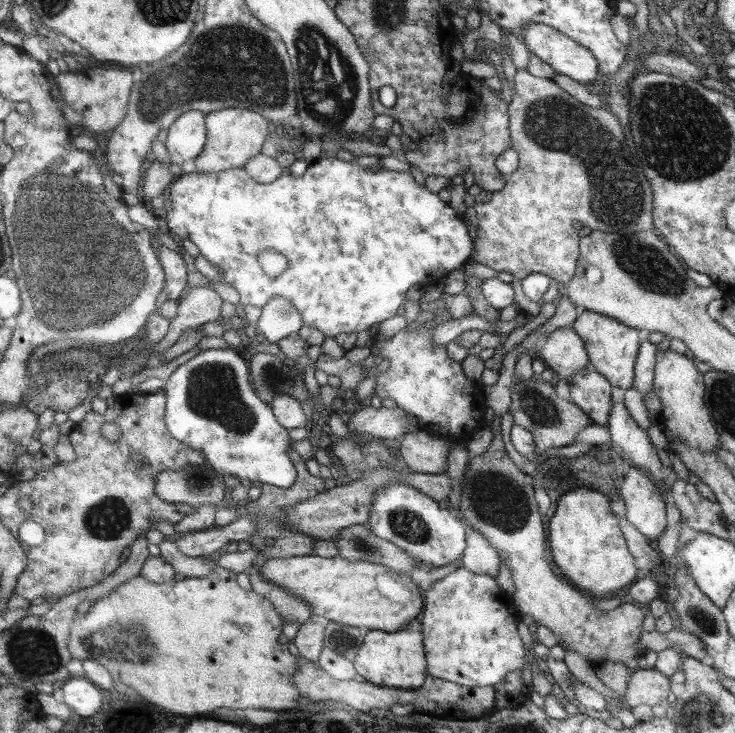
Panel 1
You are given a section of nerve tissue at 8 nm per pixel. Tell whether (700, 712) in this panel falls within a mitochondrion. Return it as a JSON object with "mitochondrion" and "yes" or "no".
{"mitochondrion":"yes"}

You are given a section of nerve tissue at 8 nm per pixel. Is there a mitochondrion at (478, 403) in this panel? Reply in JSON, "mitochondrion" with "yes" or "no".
{"mitochondrion":"no"}

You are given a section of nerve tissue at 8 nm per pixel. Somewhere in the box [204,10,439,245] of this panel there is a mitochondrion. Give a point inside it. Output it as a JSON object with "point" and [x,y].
{"point":[331,82]}

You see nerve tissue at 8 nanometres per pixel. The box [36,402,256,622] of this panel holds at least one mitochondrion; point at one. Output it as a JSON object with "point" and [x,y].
{"point":[109,518]}

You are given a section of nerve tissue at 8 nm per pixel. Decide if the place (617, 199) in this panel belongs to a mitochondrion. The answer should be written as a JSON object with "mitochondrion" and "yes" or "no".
{"mitochondrion":"yes"}

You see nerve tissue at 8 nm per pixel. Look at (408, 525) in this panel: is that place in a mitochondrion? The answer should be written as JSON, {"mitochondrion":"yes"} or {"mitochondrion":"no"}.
{"mitochondrion":"yes"}

